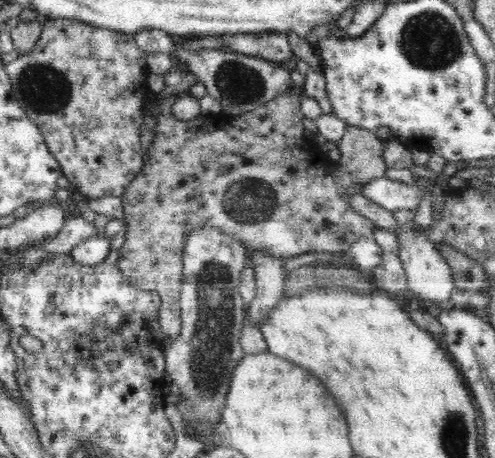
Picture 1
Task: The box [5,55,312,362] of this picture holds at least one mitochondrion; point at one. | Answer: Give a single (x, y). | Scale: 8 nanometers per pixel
(45, 89)

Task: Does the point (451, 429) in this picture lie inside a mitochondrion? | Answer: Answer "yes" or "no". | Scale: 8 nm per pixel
yes

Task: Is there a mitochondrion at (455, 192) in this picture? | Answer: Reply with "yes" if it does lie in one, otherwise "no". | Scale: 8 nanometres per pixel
no

